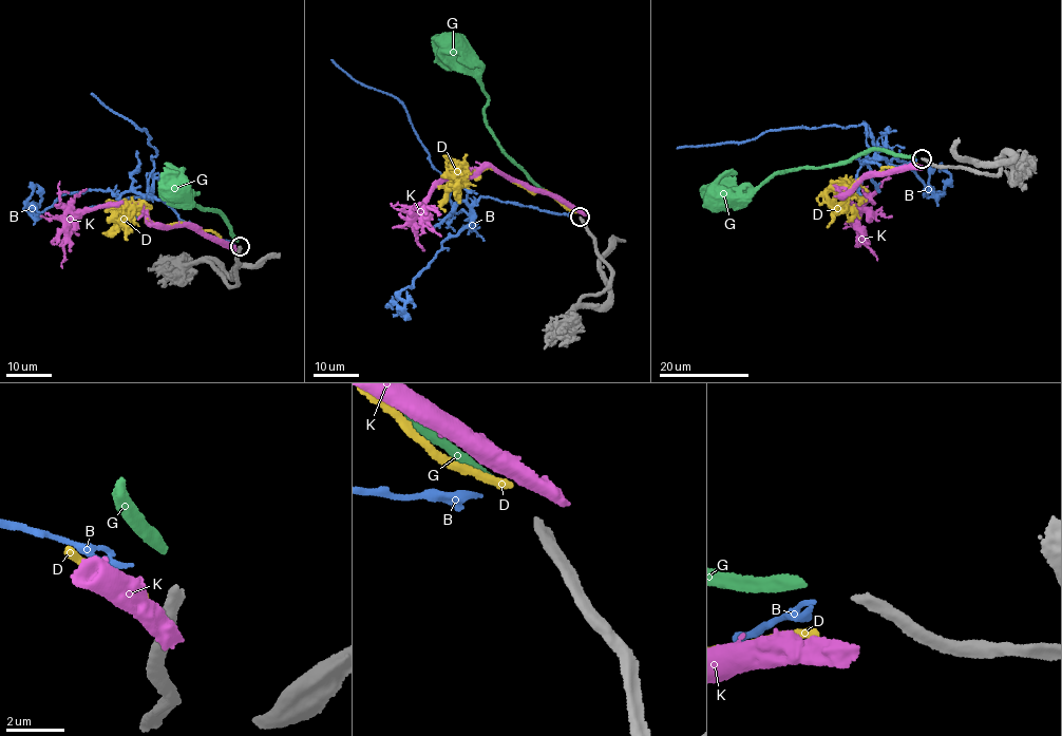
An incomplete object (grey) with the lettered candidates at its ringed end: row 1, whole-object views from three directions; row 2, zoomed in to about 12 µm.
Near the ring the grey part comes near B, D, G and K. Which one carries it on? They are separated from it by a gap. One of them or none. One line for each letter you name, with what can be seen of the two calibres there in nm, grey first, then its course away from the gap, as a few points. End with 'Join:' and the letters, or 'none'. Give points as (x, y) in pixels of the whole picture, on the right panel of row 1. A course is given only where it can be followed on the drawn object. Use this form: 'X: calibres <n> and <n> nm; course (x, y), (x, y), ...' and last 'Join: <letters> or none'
G: calibres 320 and 300 nm; course (915, 157), (875, 150), (851, 161), (784, 170), (755, 188), (727, 190), (716, 203)
Join: G

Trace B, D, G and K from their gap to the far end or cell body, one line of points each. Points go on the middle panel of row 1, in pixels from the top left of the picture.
B: (572, 213), (481, 196), (469, 213), (454, 211), (452, 187), (429, 158), (401, 102), (355, 81), (330, 59)
D: (576, 212), (485, 167), (475, 170), (477, 178), (454, 166), (444, 211)
G: (574, 212), (528, 180), (501, 150), (486, 121), (488, 99), (451, 43)
K: (582, 213), (486, 167), (460, 177), (448, 176), (431, 190), (423, 207), (413, 211), (428, 206), (441, 214)

